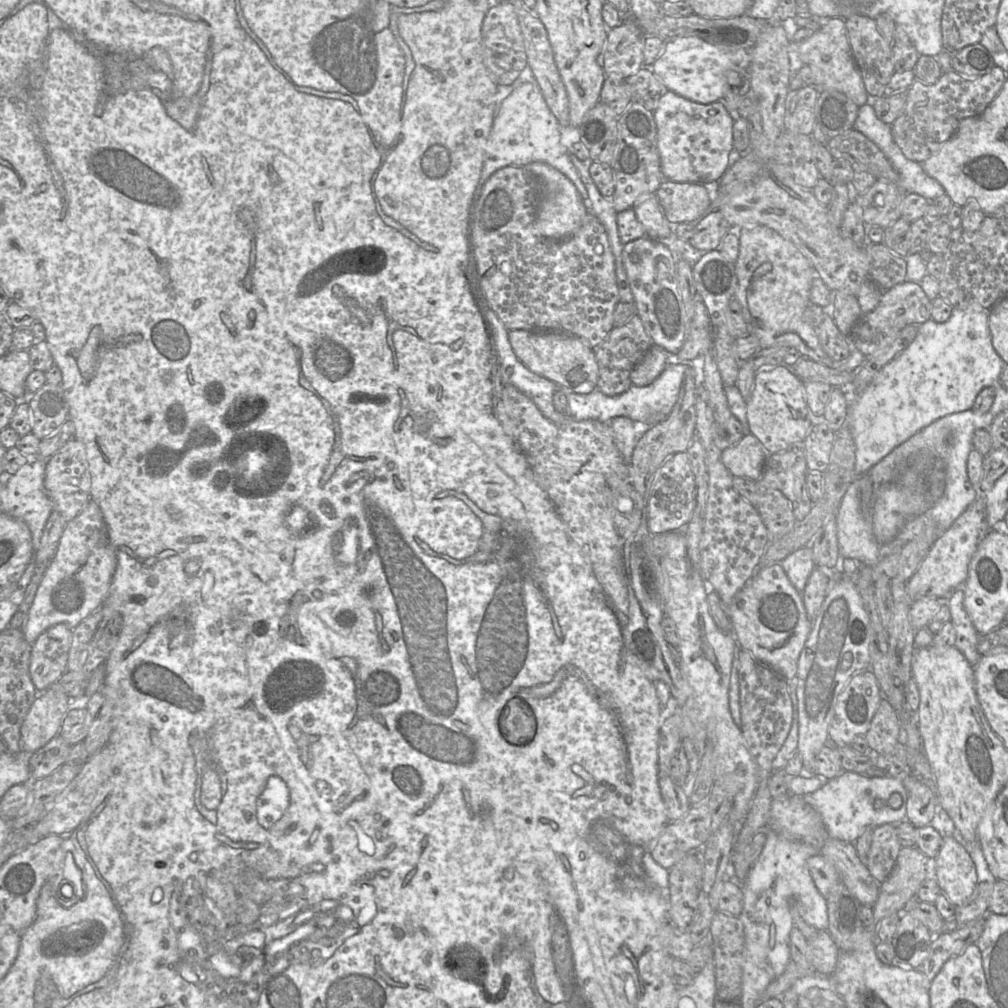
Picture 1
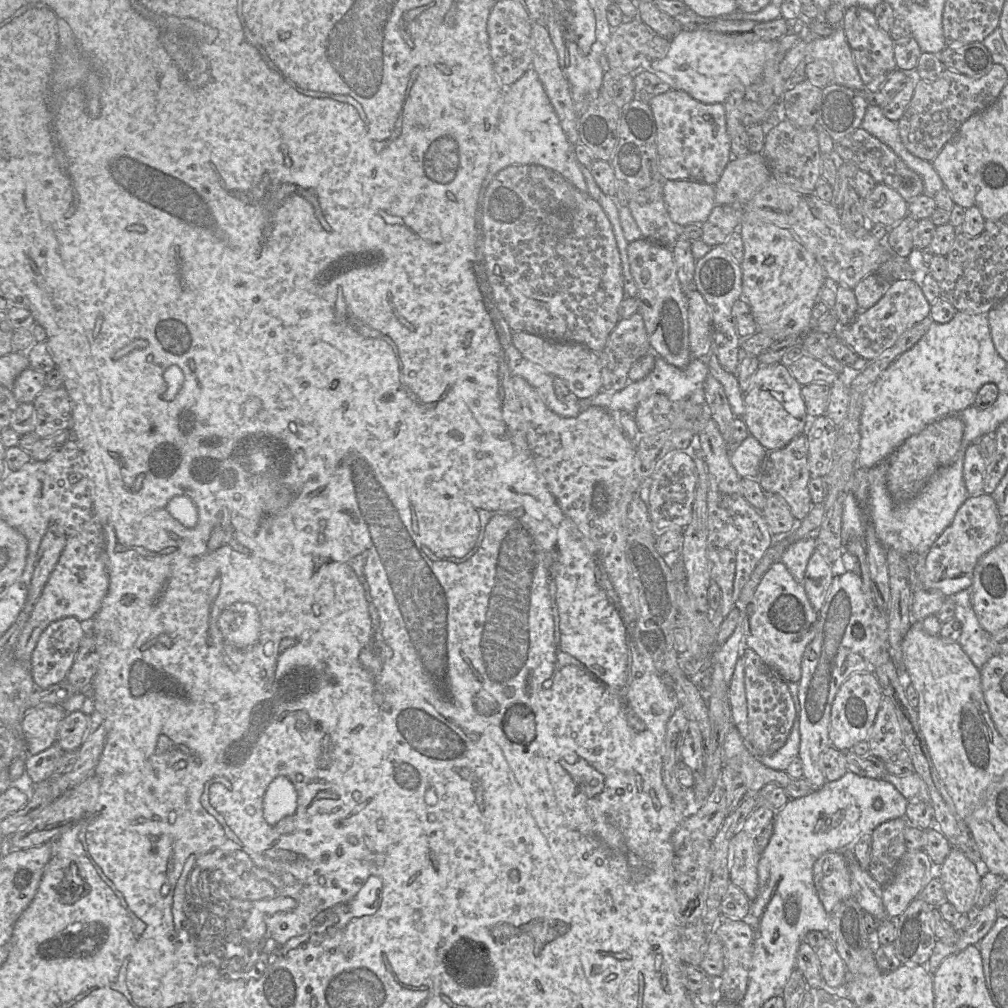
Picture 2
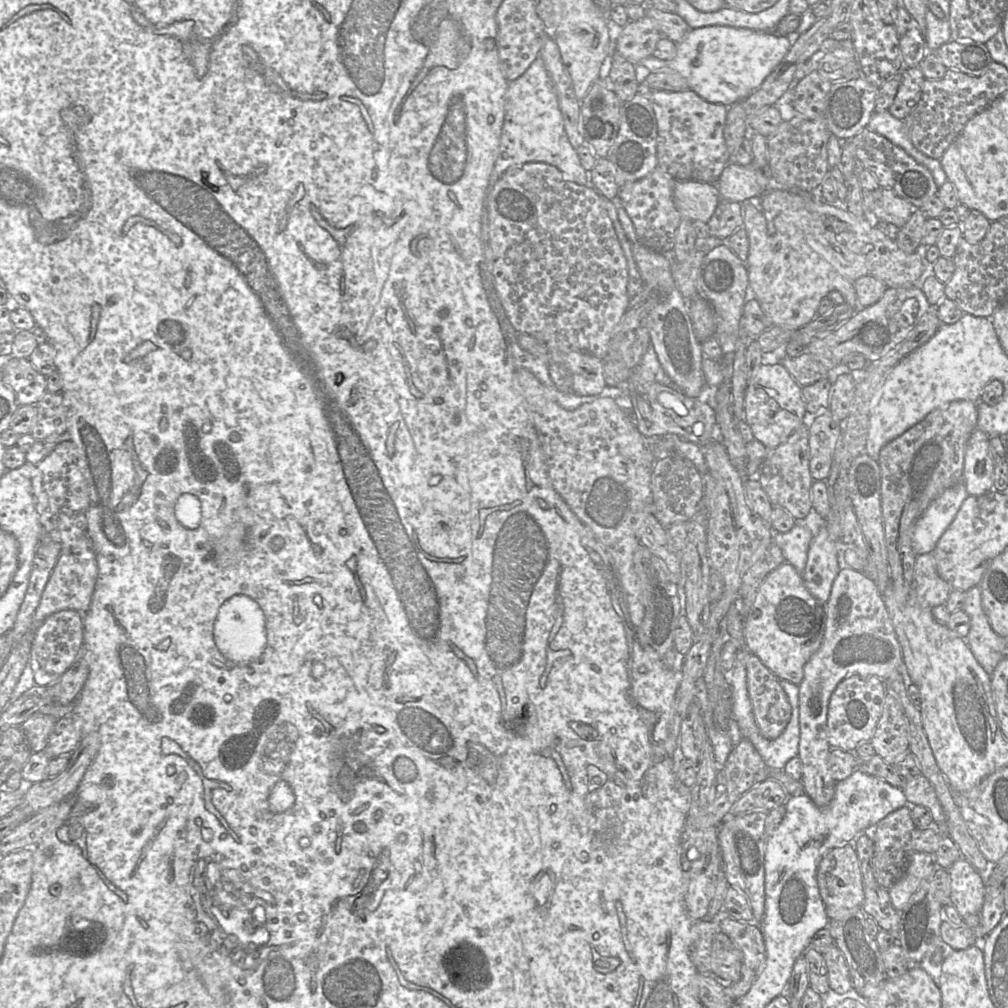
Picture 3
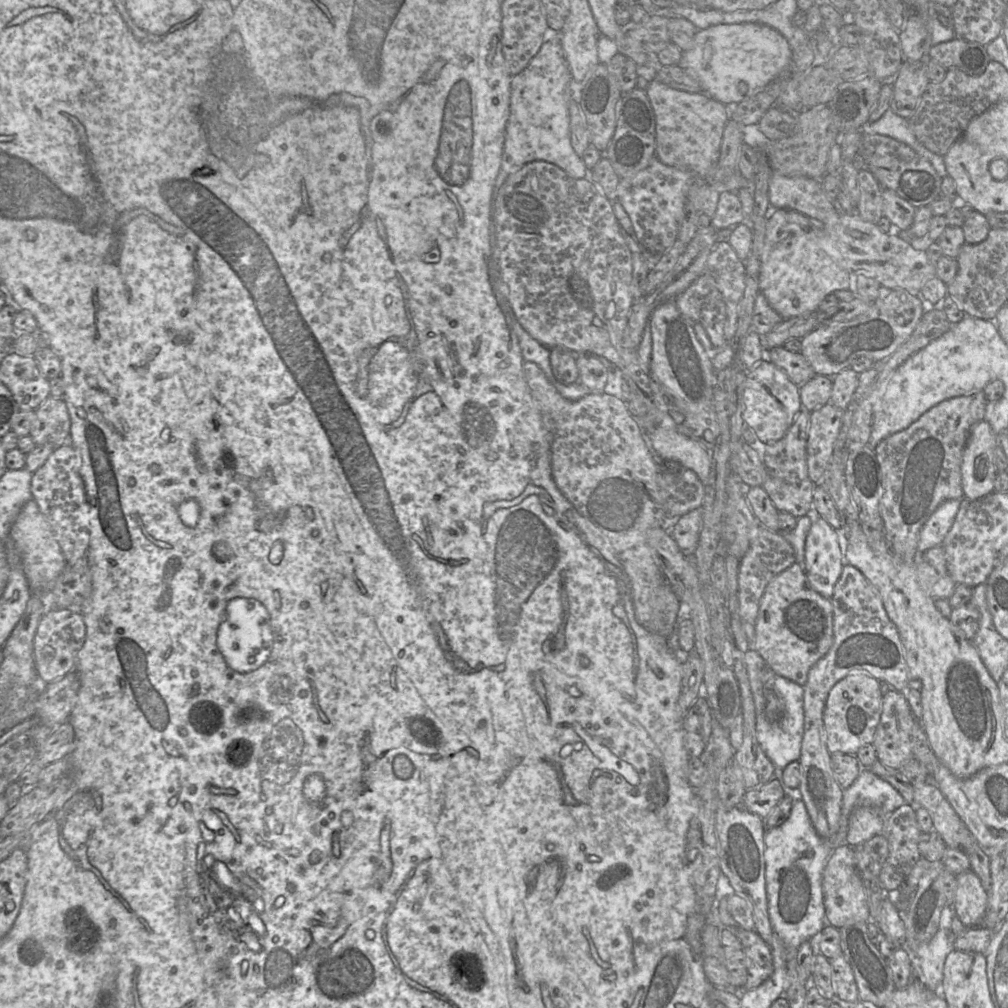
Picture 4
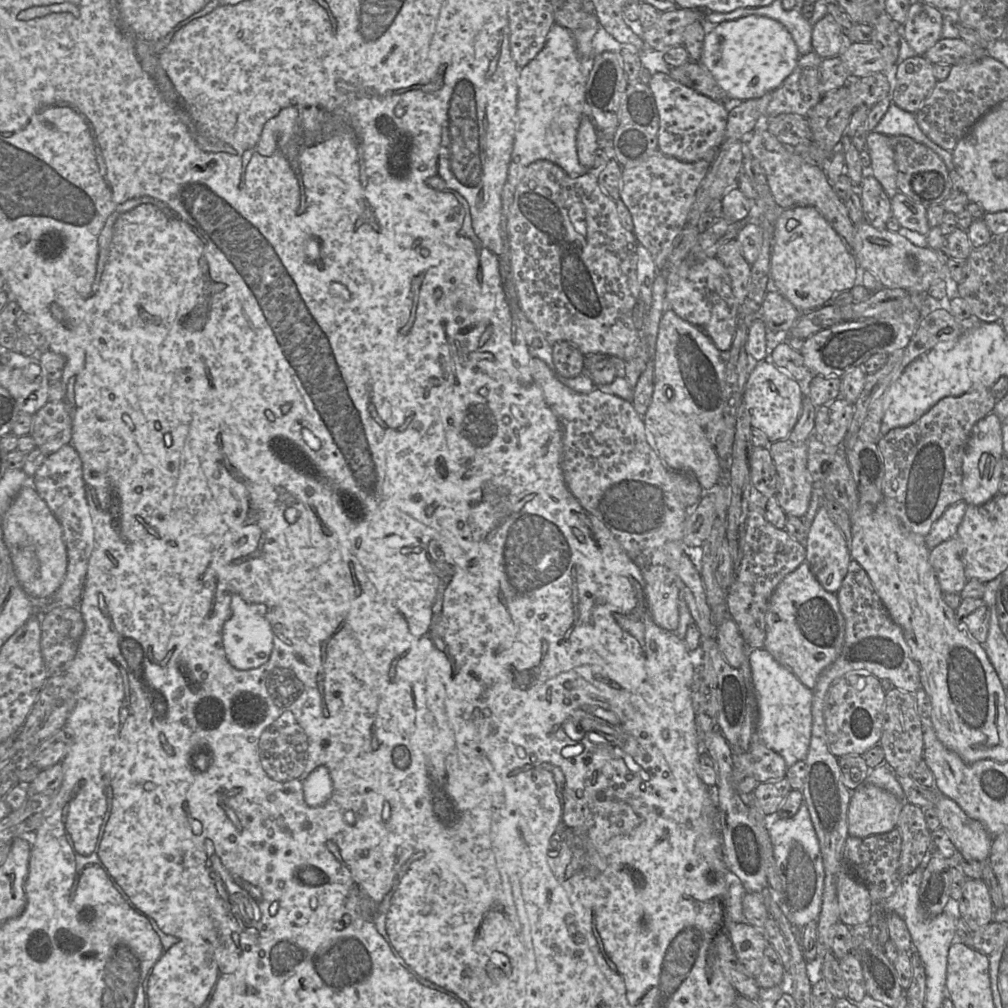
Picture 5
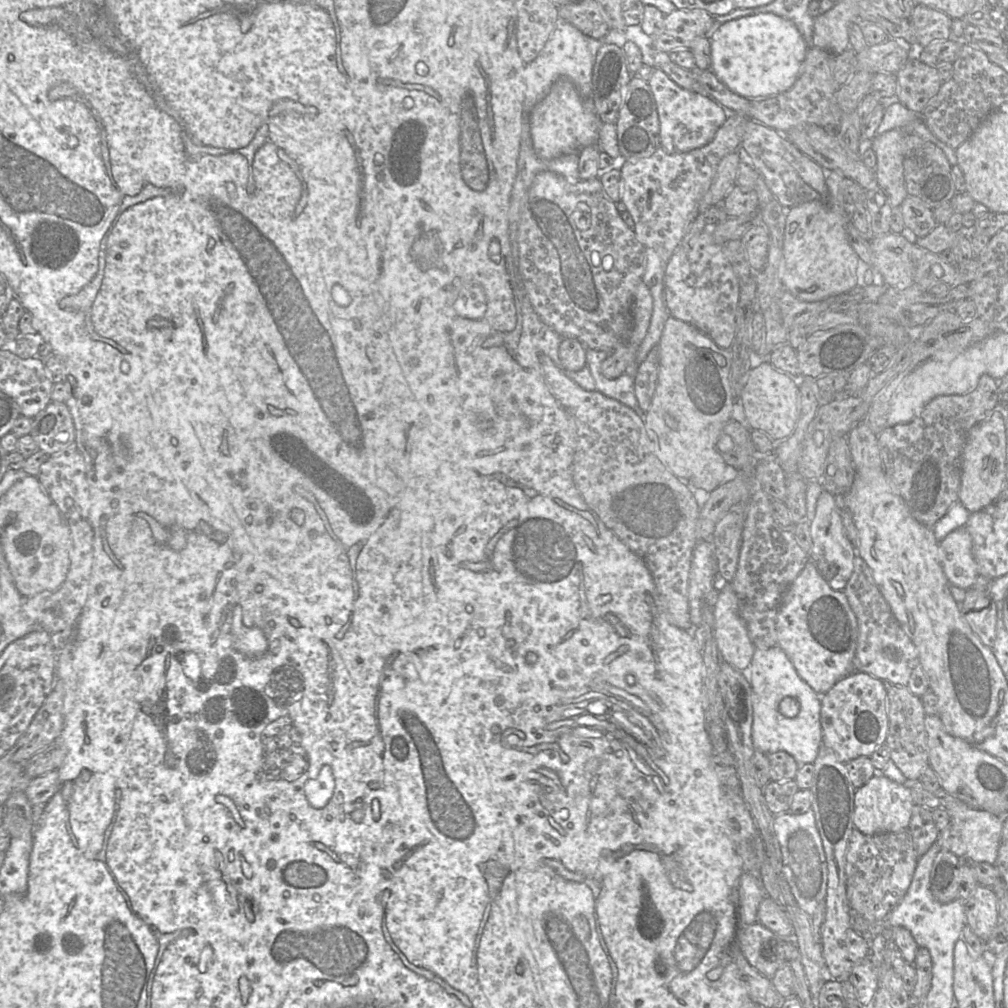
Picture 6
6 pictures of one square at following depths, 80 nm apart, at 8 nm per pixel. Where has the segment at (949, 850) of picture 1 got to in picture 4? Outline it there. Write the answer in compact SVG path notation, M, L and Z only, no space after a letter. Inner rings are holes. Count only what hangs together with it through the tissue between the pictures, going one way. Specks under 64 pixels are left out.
M969 869L957 874L956 882L956 915L966 927L980 926L987 911L988 895L979 877Z

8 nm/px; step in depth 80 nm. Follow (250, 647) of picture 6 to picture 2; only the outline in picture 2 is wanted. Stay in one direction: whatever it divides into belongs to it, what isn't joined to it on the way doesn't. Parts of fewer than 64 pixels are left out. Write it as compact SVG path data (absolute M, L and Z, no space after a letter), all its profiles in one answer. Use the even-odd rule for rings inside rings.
M234 603L218 617L217 628L237 648L248 648L260 636L259 613L250 603Z

